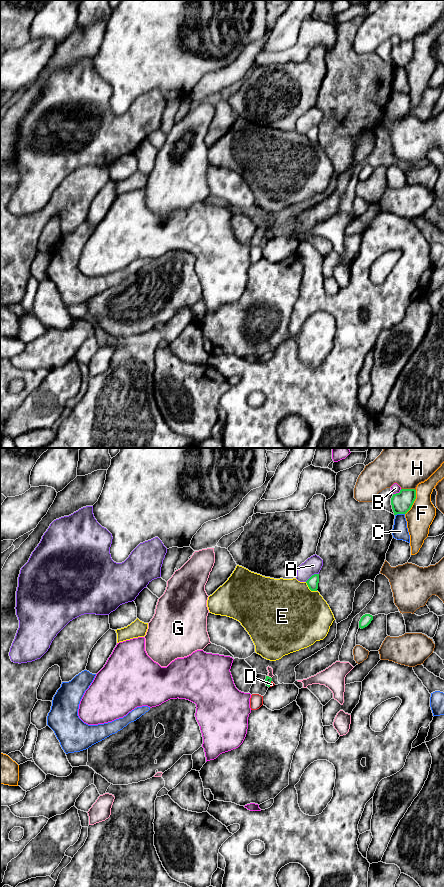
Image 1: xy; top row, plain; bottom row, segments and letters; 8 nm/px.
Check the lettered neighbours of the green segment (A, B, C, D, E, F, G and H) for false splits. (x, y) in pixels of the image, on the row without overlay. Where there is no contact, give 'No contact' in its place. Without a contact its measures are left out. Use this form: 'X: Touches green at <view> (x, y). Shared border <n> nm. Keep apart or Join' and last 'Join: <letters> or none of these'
A: Touches green at xy (312, 127). Shared border 130 nm. Keep apart
B: Touches green at xy (397, 45). Shared border 80 nm. Keep apart
C: Touches green at xy (399, 65). Shared border 80 nm. Keep apart
D: Touches green at xy (270, 234). Shared border 60 nm. Join
E: Touches green at xy (310, 141). Shared border 120 nm. Keep apart
F: Touches green at xy (413, 54). Shared border 220 nm. Keep apart
G: Touches green at xy (268, 228). Shared border 50 nm. Keep apart
H: Touches green at xy (408, 41). Shared border 120 nm. Keep apart
Join: D

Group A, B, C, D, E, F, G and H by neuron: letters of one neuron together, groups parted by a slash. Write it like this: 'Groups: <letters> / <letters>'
Groups: A / B / C / D / E / F / G / H

